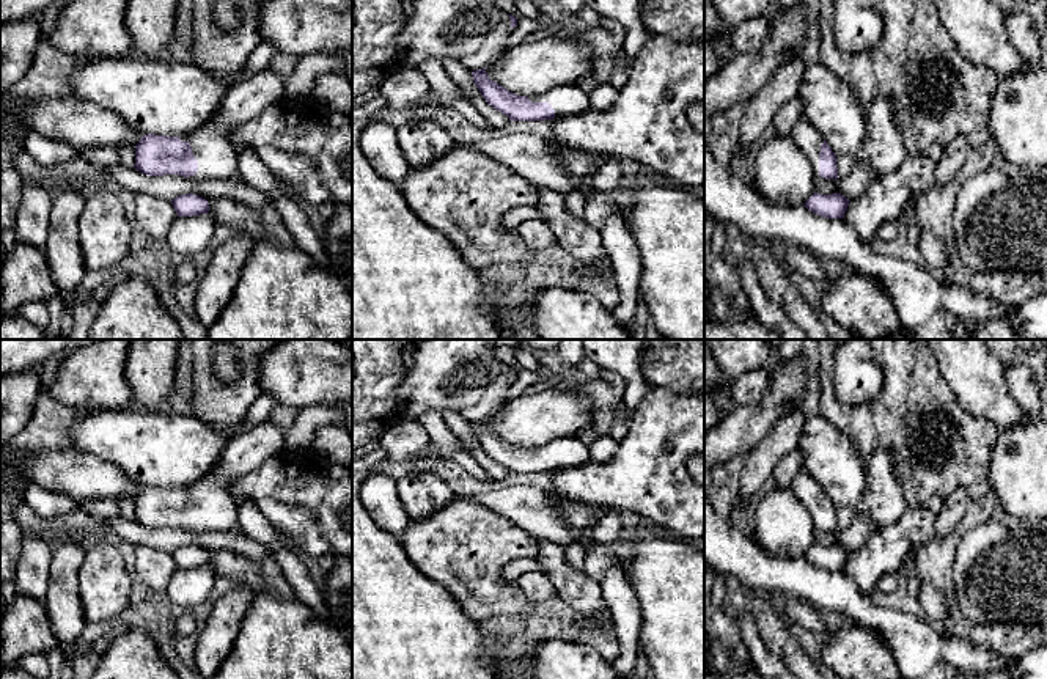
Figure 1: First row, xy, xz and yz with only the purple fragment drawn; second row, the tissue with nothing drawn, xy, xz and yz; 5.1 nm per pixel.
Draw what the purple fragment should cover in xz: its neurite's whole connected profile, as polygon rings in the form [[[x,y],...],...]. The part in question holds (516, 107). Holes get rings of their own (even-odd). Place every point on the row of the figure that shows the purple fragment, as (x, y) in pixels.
[[[486,68],[472,71],[473,82],[489,105],[509,121],[542,121],[590,108],[588,94],[577,85],[563,85],[536,96],[517,96],[490,80]]]

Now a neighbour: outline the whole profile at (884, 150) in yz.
[[[879,97],[866,112],[866,134],[857,163],[869,167],[877,176],[896,171],[907,159],[907,146],[896,108]]]

